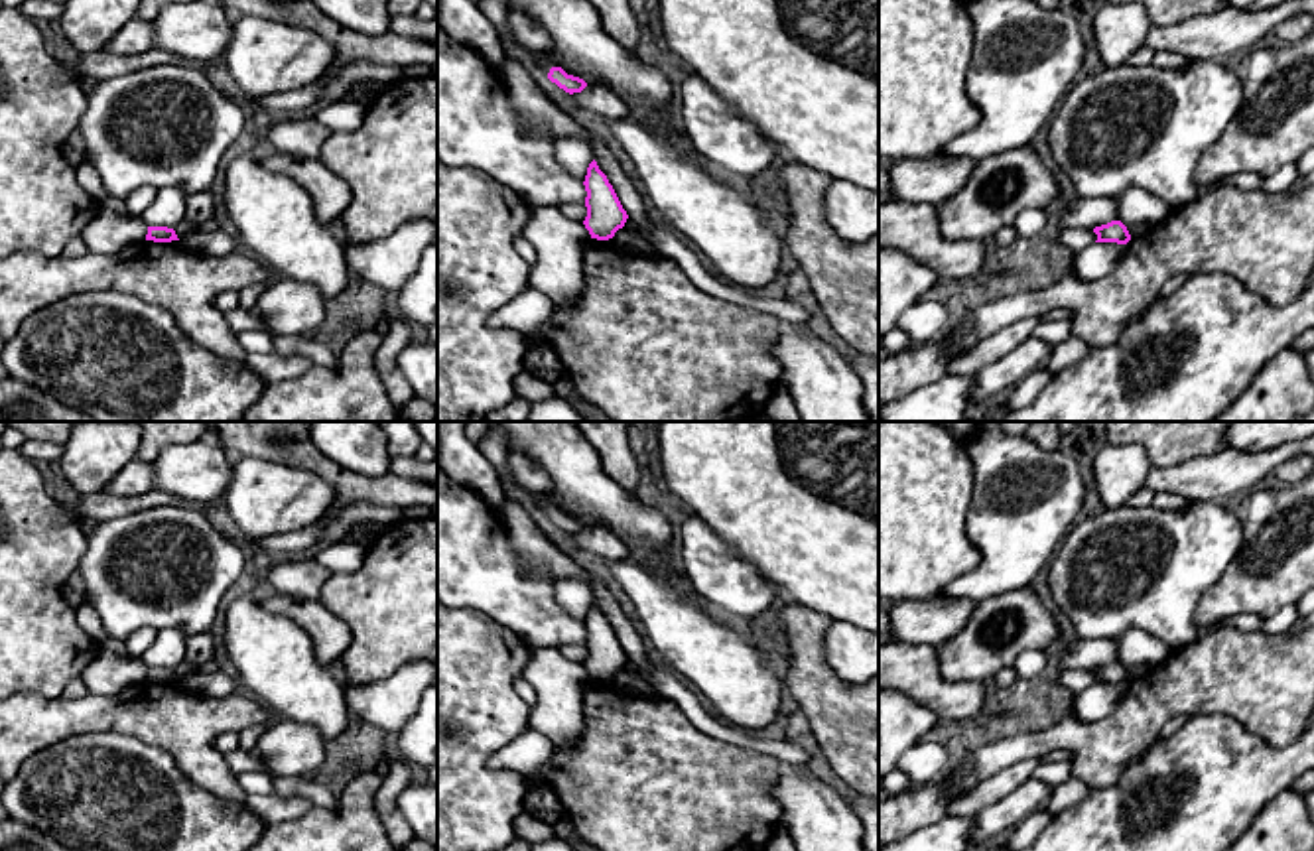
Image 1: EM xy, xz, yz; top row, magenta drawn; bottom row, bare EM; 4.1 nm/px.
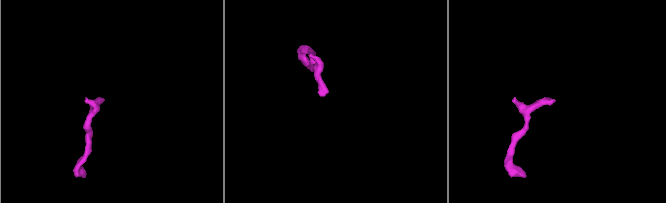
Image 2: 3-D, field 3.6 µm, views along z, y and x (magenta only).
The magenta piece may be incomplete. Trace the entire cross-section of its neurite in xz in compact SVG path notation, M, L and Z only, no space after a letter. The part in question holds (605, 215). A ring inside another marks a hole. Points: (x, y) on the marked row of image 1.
M595 160L587 167L583 185L587 191L587 217L583 221L585 229L589 230L591 238L613 238L615 232L624 227L628 215Z

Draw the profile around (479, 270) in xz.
M437 158L437 422L487 422L493 410L504 408L518 400L514 392L514 380L524 370L524 343L520 331L510 327L494 327L491 315L528 290L530 266L520 258L514 248L514 238L526 232L530 219L530 205L510 187L487 171L471 165L447 165Z

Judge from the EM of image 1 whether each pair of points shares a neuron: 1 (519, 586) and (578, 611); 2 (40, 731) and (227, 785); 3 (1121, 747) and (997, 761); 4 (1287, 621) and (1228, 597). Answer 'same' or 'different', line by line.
1: different
2: same
3: same
4: different

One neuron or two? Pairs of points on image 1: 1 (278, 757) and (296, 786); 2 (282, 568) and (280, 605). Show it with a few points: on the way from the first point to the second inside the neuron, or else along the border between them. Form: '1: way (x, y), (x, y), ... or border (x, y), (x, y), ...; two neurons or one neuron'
1: border (312, 775), (282, 775), (274, 779); two neurons
2: border (264, 588), (276, 593), (318, 599); two neurons

